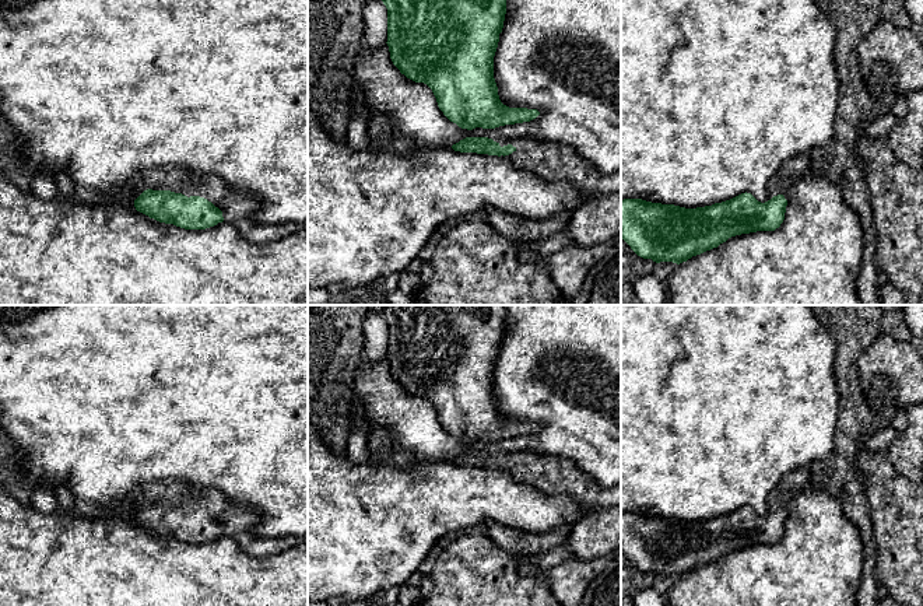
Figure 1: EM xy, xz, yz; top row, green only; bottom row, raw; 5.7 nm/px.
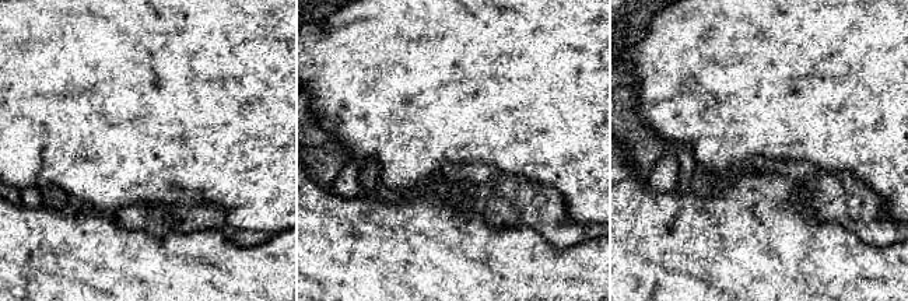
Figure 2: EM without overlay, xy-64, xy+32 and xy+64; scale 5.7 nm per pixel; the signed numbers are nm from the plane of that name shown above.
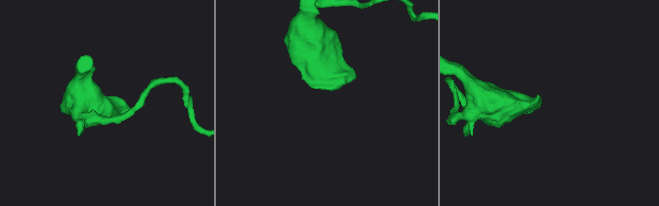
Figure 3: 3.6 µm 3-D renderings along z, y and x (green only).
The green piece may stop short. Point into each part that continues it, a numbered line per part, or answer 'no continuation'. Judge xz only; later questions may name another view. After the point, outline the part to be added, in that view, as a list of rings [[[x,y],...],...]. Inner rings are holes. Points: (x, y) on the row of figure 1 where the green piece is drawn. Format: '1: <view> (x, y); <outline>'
1: xz (551, 161); [[[531,137],[492,140],[501,147],[512,144],[516,150],[505,158],[517,169],[534,174],[543,181],[566,181],[586,197],[621,193],[621,171],[601,174],[569,146]]]

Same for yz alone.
1: yz (796, 168); [[[799,155],[787,160],[775,172],[772,179],[768,182],[768,200],[773,196],[783,195],[789,200],[790,188],[801,178],[810,174],[810,158],[808,155]]]

